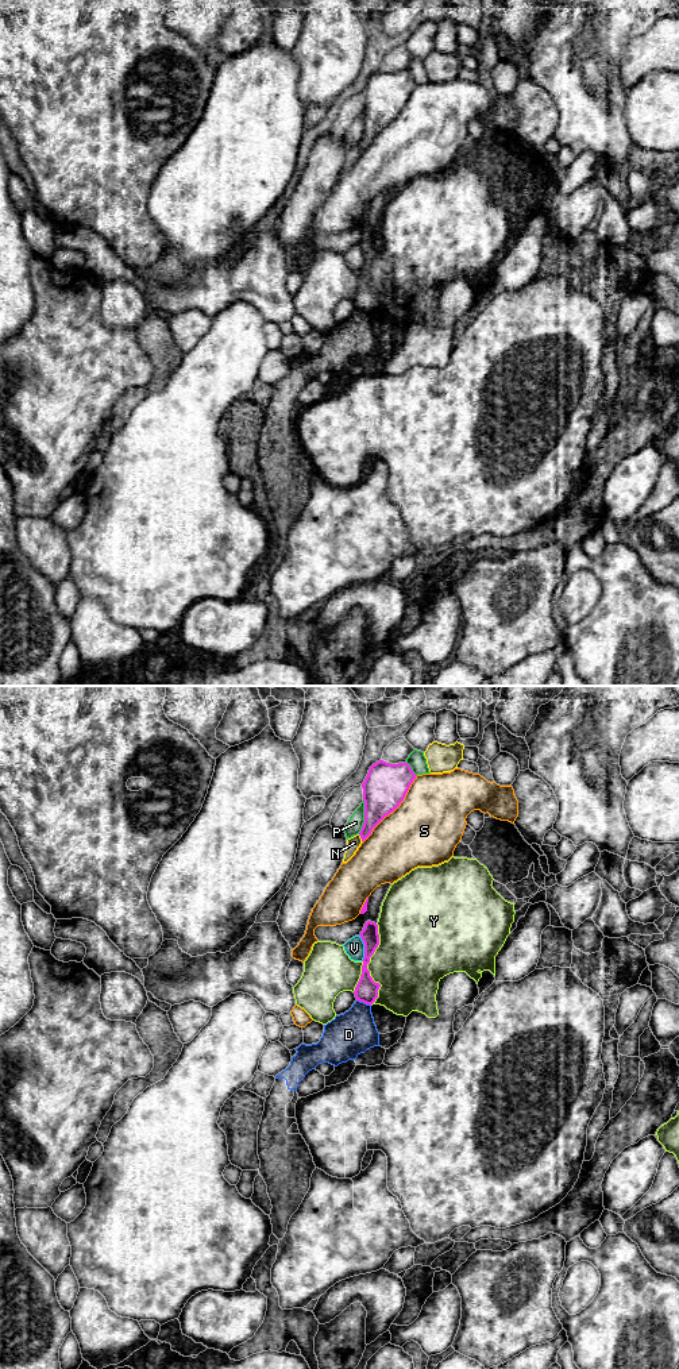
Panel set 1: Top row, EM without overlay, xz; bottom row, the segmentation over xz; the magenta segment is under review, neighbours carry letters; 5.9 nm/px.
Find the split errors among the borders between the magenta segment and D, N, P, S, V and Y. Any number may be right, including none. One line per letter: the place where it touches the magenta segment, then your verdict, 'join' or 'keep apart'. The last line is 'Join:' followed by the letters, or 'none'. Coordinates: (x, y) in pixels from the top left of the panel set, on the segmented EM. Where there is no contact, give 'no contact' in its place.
D: contact xz (363, 1002); keep apart
N: contact xz (361, 837); keep apart
P: contact xz (365, 817); keep apart
S: contact xz (394, 809); keep apart
V: contact xz (365, 948); keep apart
Y: contact xz (366, 965); keep apart
Join: none

